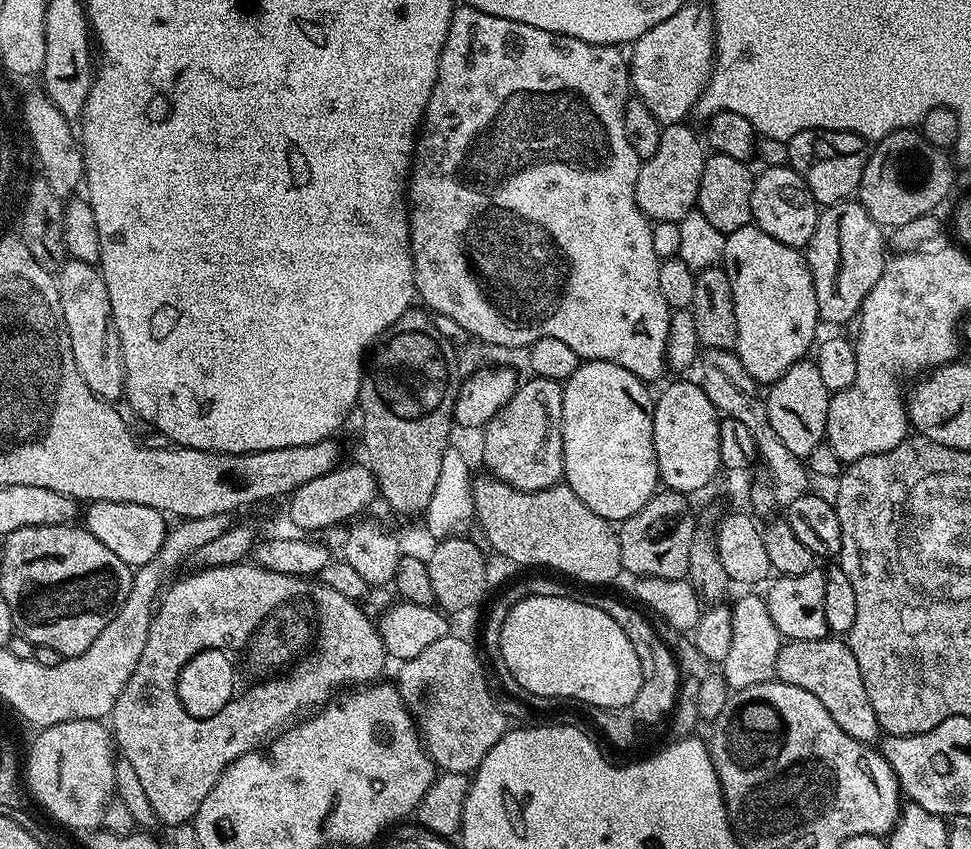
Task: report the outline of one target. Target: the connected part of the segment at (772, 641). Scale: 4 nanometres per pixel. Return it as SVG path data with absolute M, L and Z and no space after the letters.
M763 595L744 596L737 604L731 605L731 610L734 634L730 638L730 651L726 653L722 665L722 675L729 689L758 686L773 679L782 637L778 626L774 626L774 618L770 618L767 599Z

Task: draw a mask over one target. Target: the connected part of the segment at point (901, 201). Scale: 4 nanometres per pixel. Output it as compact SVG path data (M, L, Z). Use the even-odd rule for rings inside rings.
M904 128L890 134L871 149L860 179L859 204L876 224L888 230L898 230L914 218L935 213L936 207L954 192L954 167L948 156L945 149L935 148L919 131Z

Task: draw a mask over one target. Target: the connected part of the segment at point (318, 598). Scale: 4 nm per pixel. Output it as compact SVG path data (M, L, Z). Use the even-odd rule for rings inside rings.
M255 562L201 568L193 573L193 576L178 581L172 589L169 587L163 593L150 622L150 632L147 635L146 646L142 649L142 658L138 658L138 666L134 666L134 674L130 674L130 682L122 686L122 694L118 694L118 702L114 702L110 717L111 727L120 728L118 748L119 751L120 748L124 751L121 752L123 759L128 760L130 766L134 766L138 774L138 782L142 782L142 790L146 798L150 798L150 806L154 810L157 821L161 825L168 824L167 826L189 823L195 817L198 806L206 802L206 794L214 790L224 769L240 756L249 755L253 750L259 749L256 747L264 739L267 741L275 737L285 725L295 721L301 715L299 712L303 708L315 709L317 706L327 705L333 699L332 691L335 688L348 690L353 686L364 686L369 682L379 681L380 671L384 668L384 660L386 661L383 638L373 617L367 611L360 612L361 605L357 601L351 600L345 594L340 594L330 586L321 583L319 579L276 573L274 570L260 567Z

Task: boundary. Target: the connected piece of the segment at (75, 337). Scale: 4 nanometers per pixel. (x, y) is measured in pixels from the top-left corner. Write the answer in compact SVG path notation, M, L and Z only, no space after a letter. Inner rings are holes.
M65 259L59 268L60 273L57 271L54 279L58 298L62 302L62 318L70 334L70 350L74 350L78 374L86 378L86 386L90 386L96 396L109 402L119 401L124 394L124 363L118 338L110 334L112 307L106 282L97 265L81 260Z

